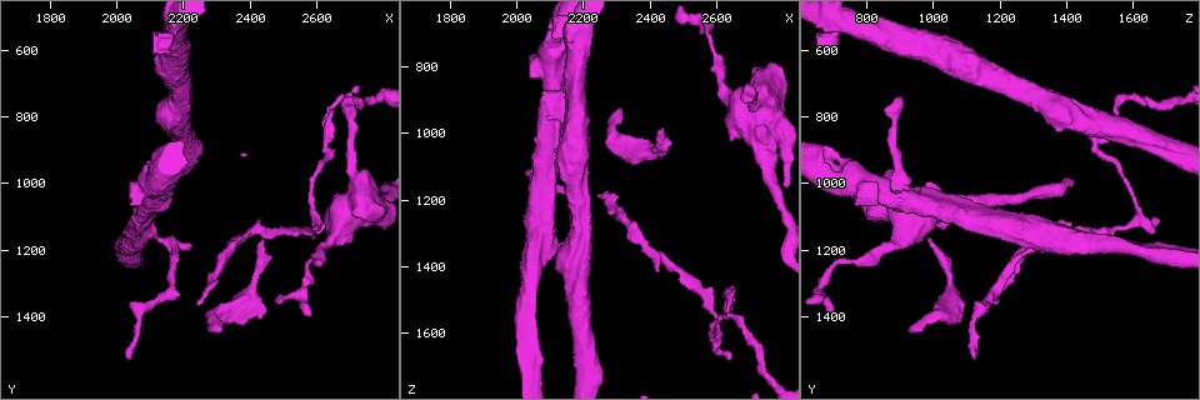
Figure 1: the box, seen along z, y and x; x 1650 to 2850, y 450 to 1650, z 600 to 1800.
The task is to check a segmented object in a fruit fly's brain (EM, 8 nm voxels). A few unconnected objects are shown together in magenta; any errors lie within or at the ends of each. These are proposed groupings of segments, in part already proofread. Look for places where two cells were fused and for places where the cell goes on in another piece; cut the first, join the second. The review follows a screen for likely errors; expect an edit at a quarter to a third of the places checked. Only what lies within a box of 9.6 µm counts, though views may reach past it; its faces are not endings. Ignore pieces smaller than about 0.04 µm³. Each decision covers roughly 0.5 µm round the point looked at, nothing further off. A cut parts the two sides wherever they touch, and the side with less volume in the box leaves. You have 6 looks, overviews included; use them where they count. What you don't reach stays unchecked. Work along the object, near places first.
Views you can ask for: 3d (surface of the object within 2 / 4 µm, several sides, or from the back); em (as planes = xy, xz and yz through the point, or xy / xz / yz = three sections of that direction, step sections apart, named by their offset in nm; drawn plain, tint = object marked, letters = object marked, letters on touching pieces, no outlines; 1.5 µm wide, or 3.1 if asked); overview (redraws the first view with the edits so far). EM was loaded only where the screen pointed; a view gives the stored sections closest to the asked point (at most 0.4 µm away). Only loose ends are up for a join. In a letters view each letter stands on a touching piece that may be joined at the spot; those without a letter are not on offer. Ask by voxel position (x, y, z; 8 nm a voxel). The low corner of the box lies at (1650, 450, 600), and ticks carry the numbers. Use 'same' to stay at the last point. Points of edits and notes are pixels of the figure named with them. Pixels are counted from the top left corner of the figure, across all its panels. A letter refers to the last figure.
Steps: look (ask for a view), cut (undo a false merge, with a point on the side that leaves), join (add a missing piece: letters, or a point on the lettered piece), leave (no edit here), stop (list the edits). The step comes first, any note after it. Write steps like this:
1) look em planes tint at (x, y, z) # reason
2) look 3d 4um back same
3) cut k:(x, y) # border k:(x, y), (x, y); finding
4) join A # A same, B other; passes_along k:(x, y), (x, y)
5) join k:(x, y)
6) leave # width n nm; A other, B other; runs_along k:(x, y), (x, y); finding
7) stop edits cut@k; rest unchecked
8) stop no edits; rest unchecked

look em yz step 8 letters at (2440, 1170, 990) # an open end

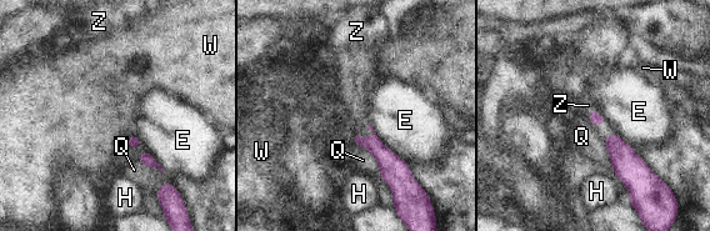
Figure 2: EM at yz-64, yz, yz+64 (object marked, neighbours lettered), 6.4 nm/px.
join 2:(355, 100) # E other, H other, Q other, W other, Z same; passes_along 2:(391, 166), (365, 137), (355, 100); the cell continues

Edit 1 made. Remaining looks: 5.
look overview # redraw

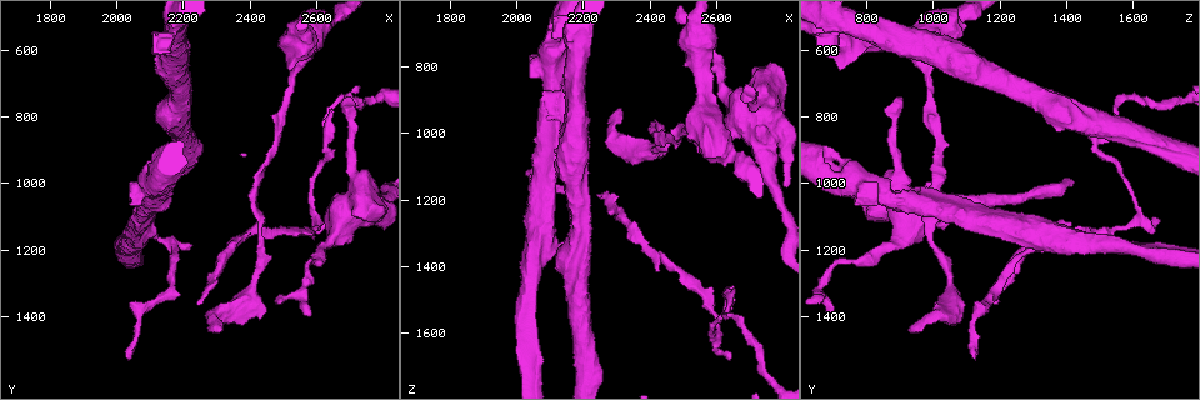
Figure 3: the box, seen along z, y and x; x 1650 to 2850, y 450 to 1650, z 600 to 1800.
look 3d 2um at (2580, 1240, 740)

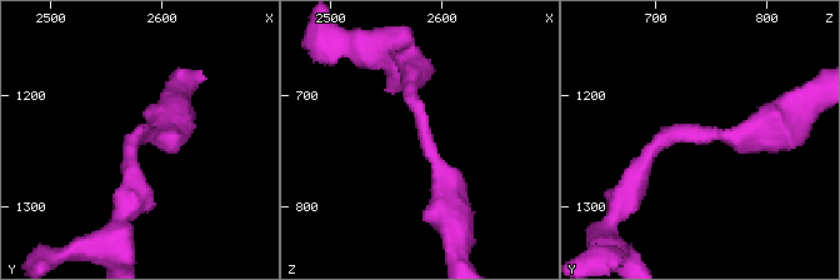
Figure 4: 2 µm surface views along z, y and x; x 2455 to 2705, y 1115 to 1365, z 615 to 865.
look em yz step 8 tint at (2582, 1234, 734) # arm_widths 190, 240 nm; need the tissue

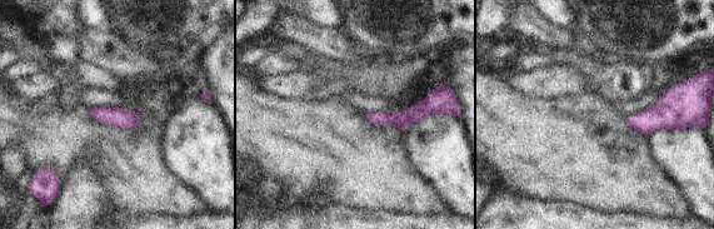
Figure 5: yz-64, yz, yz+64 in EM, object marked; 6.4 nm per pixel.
look em planes letters same

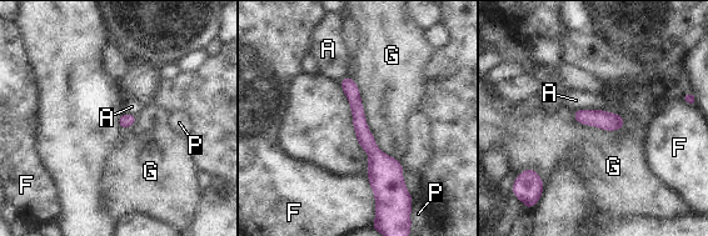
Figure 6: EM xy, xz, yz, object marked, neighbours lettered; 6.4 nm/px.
leave # width 100 nm; longest_contact G 800 nm; A other, F other, G other, P other; continuous, no second cell

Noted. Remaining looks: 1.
stop edits join@2; rest unchecked

